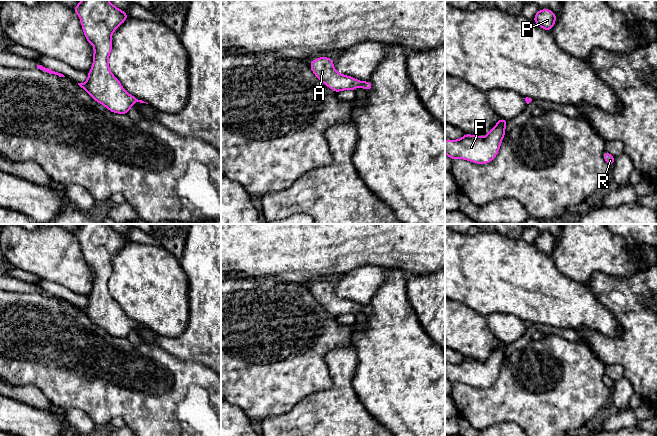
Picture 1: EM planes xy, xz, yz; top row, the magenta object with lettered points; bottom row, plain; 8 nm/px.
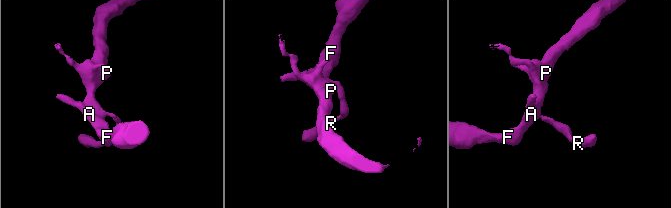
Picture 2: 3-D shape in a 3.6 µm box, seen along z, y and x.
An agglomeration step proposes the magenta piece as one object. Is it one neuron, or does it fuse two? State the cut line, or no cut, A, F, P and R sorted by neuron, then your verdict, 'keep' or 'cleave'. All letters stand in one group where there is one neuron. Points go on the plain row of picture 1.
no cut; A F P R; keep

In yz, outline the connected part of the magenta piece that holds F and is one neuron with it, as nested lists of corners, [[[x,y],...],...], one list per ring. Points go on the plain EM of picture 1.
[[[500,342],[485,361],[464,358],[459,364],[445,364],[445,378],[453,383],[465,383],[477,388],[491,386],[499,376],[508,344]]]

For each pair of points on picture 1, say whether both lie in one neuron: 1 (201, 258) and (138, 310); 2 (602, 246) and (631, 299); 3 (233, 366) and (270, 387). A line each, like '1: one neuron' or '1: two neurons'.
1: two neurons
2: two neurons
3: one neuron

